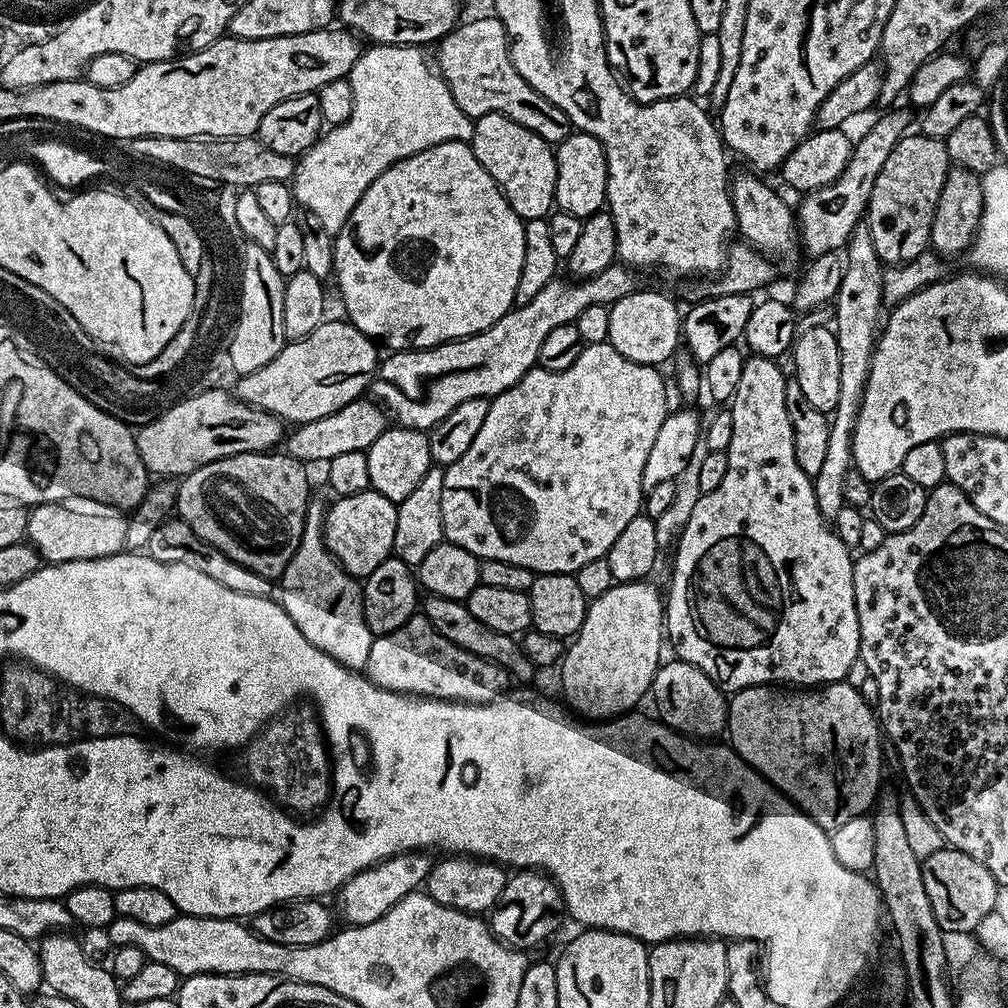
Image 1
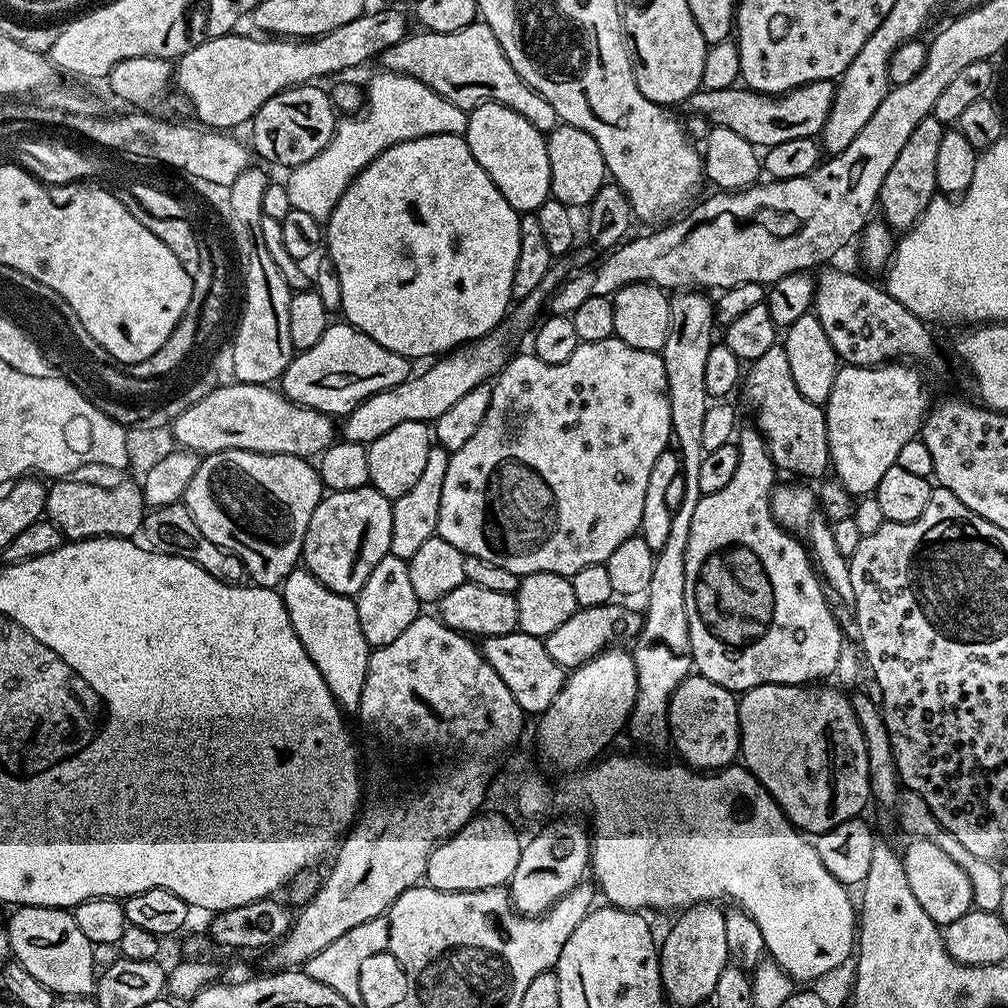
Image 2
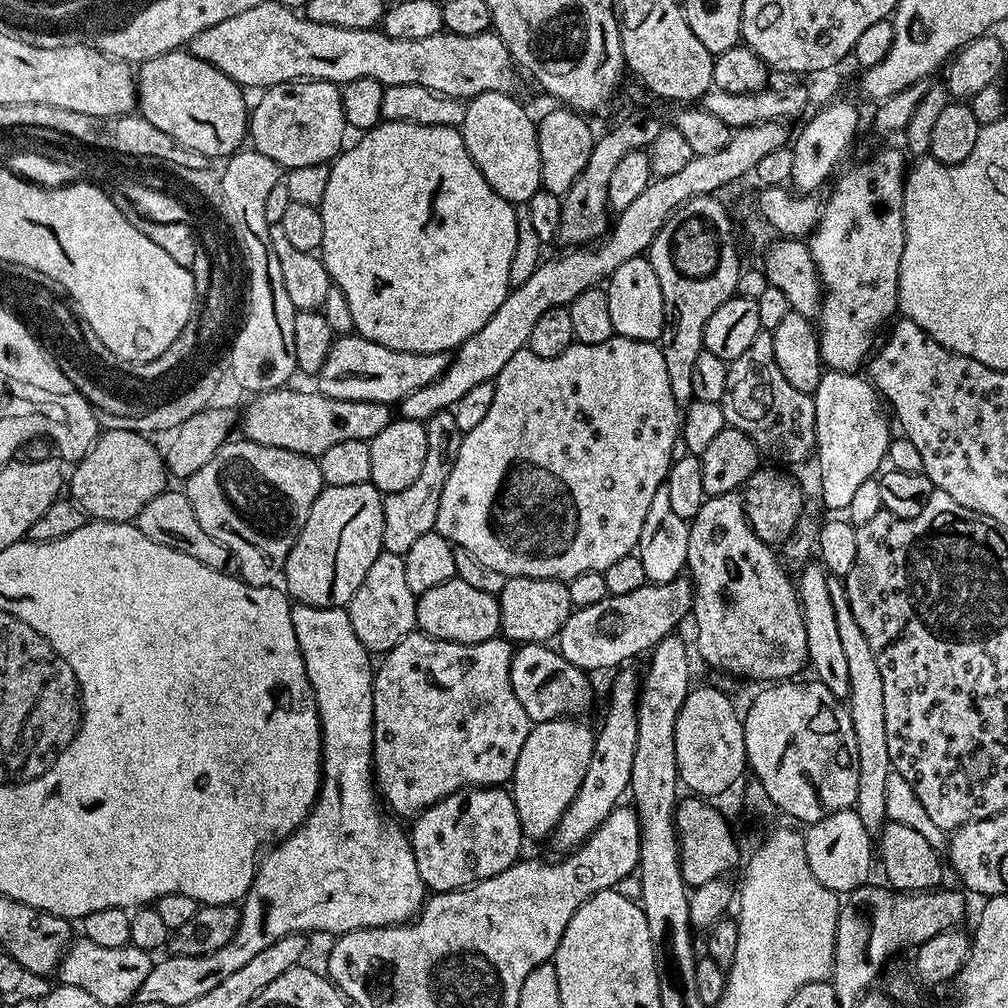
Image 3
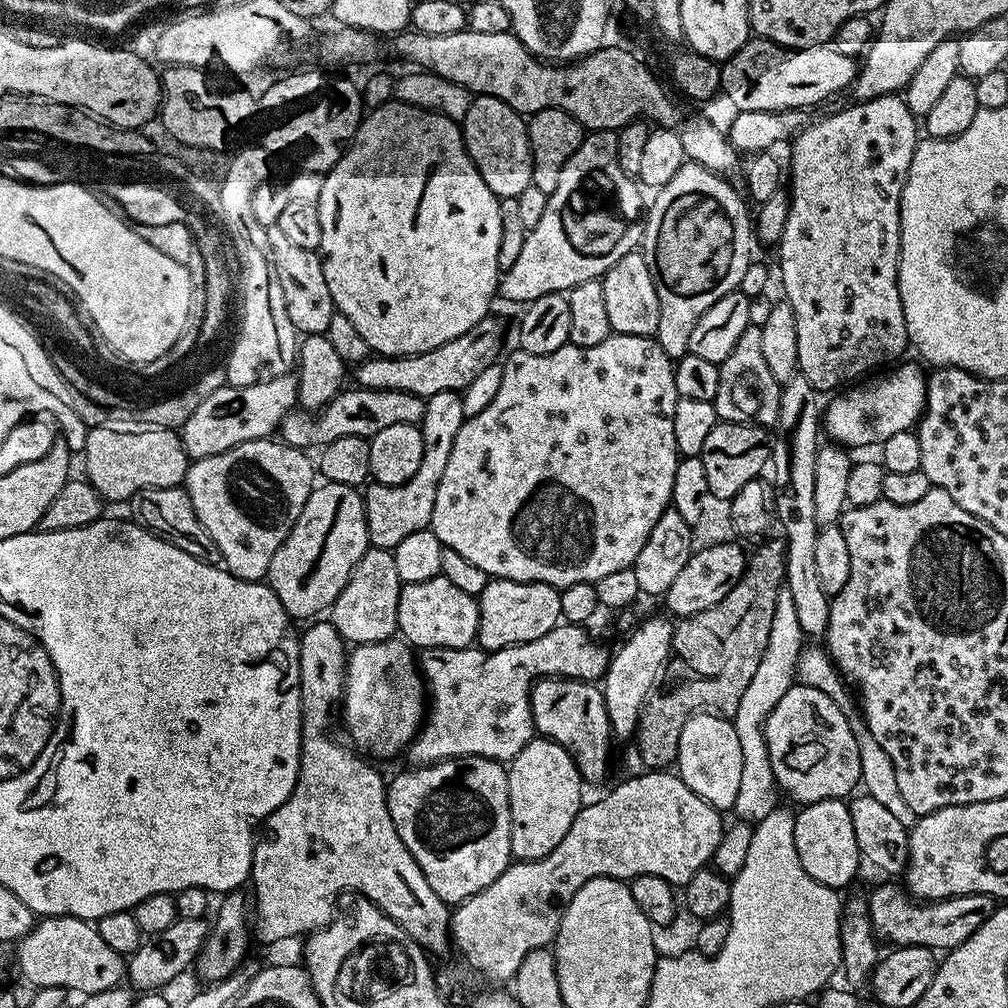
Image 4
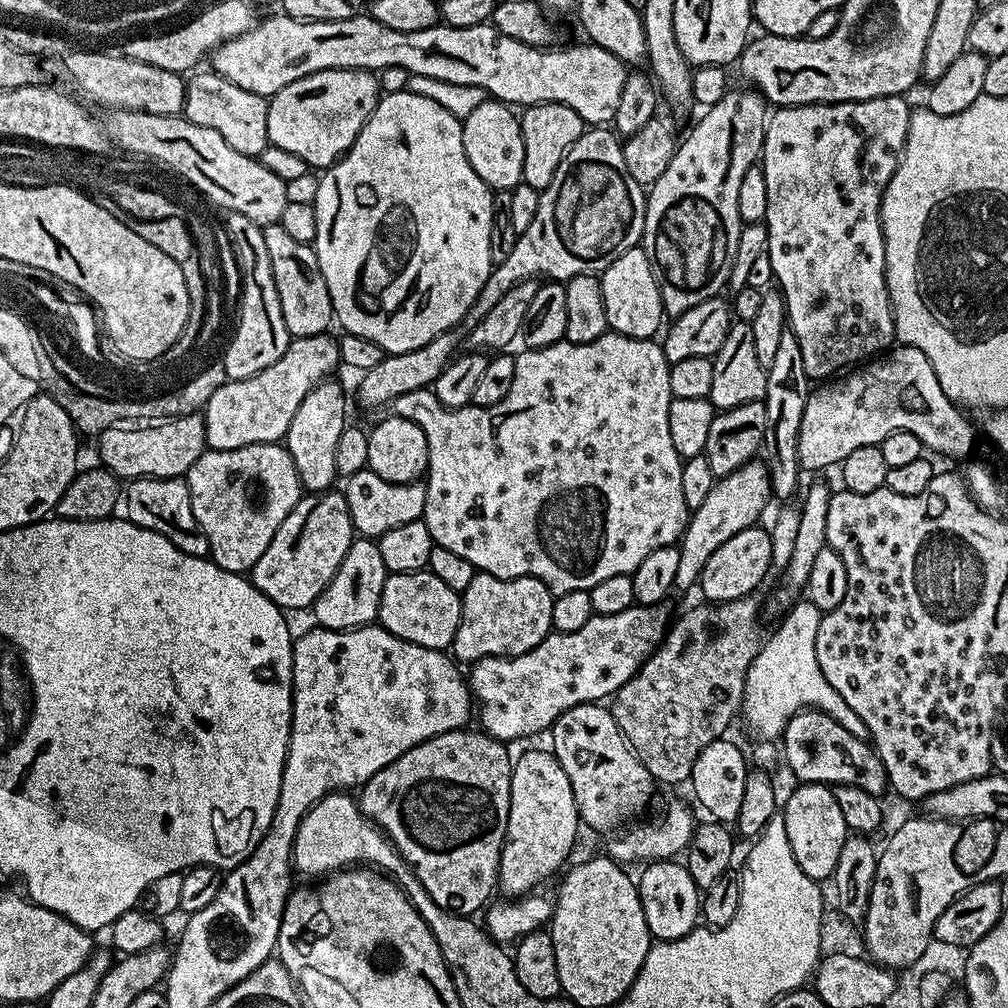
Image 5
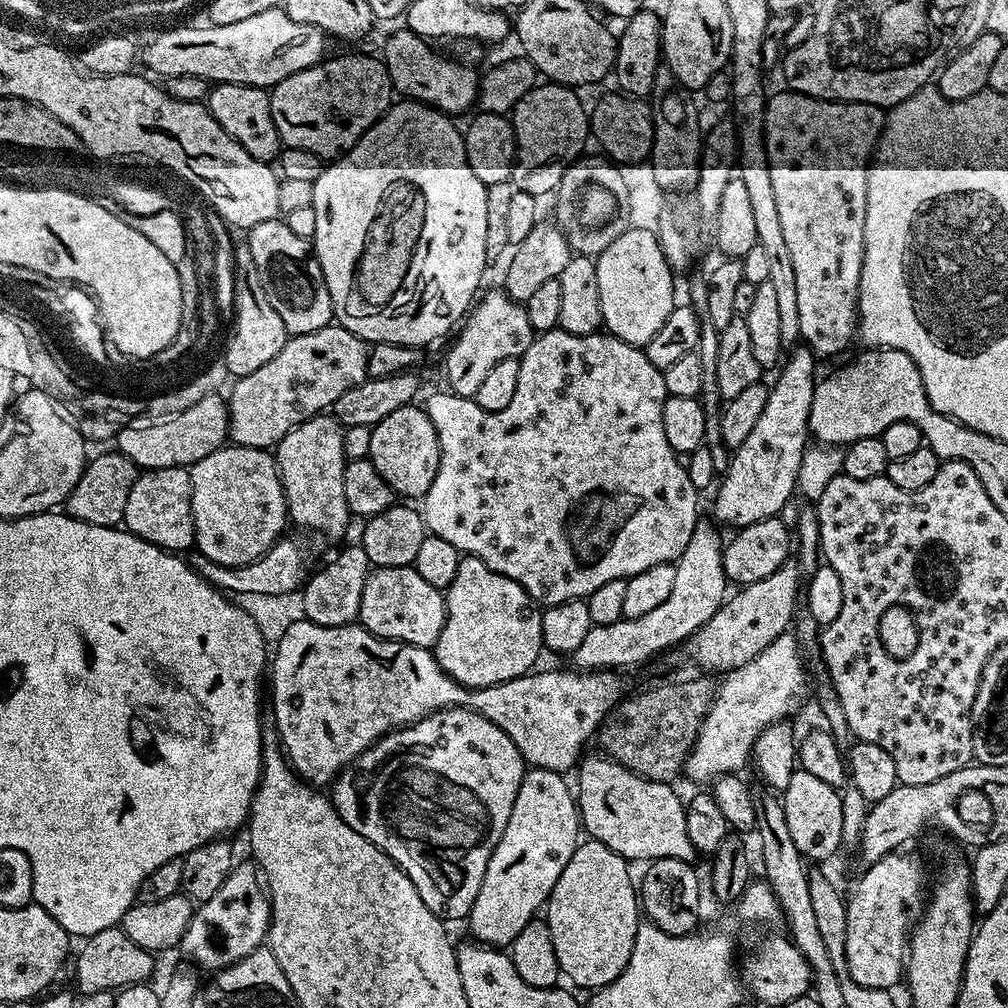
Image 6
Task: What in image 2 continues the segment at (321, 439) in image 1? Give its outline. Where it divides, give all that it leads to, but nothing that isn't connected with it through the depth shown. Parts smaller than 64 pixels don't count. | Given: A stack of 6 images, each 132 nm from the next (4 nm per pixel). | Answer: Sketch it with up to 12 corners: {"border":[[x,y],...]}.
{"border":[[548,272],[493,332],[366,398],[343,439],[367,446],[434,422],[510,359],[562,283]]}

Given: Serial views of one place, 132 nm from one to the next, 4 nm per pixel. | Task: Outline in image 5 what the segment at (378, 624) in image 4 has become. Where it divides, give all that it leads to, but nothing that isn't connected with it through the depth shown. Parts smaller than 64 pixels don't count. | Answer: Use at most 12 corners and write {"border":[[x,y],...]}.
{"border":[[353,539],[310,609],[321,628],[369,627],[389,574],[375,539]]}

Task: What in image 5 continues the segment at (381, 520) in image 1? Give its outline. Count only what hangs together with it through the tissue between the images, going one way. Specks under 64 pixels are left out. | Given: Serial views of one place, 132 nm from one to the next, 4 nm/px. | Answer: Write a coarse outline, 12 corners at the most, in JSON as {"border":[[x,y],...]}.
{"border":[[343,491],[301,495],[252,585],[311,609],[353,539]]}

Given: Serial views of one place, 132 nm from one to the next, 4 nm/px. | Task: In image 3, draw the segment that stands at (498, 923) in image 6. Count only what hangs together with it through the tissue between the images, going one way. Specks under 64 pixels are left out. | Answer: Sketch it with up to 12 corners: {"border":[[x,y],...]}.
{"border":[[580,718],[533,723],[510,791],[529,841],[552,833],[594,754]]}

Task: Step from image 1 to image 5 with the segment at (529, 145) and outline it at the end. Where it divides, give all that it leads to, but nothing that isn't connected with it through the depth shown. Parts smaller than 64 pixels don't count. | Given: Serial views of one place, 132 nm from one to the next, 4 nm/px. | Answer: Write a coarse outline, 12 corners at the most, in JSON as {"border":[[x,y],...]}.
{"border":[[485,98],[462,123],[474,174],[493,190],[523,181],[520,116]]}

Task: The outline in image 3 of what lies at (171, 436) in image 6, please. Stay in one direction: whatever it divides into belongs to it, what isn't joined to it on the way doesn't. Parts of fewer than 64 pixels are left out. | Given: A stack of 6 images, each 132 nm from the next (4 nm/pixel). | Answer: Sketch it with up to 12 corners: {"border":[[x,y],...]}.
{"border":[[101,431],[66,488],[92,520],[135,521],[169,487],[142,432]]}

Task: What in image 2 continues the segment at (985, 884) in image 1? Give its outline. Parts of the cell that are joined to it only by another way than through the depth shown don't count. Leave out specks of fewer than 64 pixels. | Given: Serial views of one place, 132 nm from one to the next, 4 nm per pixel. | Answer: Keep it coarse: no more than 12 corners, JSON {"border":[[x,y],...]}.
{"border":[[934,842],[902,848],[918,906],[941,926],[971,912],[966,870]]}

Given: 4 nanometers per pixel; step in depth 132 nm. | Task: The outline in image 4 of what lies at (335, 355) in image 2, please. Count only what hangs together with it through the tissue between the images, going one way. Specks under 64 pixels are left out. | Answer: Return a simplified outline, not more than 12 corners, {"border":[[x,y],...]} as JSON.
{"border":[[504,324],[466,334],[413,356],[355,365],[355,383],[425,398],[463,393],[501,359]]}

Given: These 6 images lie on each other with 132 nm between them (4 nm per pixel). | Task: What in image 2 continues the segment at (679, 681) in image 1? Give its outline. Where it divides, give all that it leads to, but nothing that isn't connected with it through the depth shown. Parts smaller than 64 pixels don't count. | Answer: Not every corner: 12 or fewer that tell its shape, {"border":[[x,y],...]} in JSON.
{"border":[[687,676],[668,711],[670,740],[693,770],[740,751],[737,693]]}

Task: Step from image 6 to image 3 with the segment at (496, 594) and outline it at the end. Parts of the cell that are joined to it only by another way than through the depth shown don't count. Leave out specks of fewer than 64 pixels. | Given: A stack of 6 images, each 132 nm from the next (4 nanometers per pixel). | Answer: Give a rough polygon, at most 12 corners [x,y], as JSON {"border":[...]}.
{"border":[[509,576],[500,631],[517,645],[555,641],[574,610],[562,580]]}

